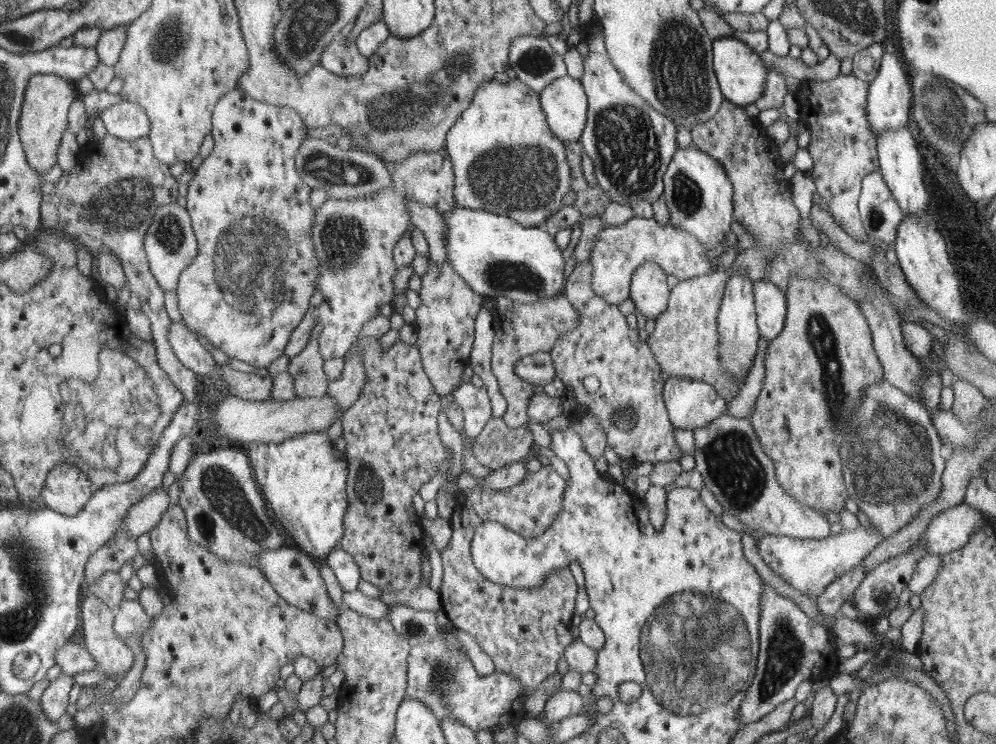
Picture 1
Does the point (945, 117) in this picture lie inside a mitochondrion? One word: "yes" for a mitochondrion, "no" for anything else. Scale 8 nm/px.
yes

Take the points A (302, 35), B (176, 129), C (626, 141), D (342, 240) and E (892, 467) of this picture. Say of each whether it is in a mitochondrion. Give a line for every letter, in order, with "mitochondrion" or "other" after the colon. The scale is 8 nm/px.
A: mitochondrion
B: other
C: mitochondrion
D: mitochondrion
E: mitochondrion

